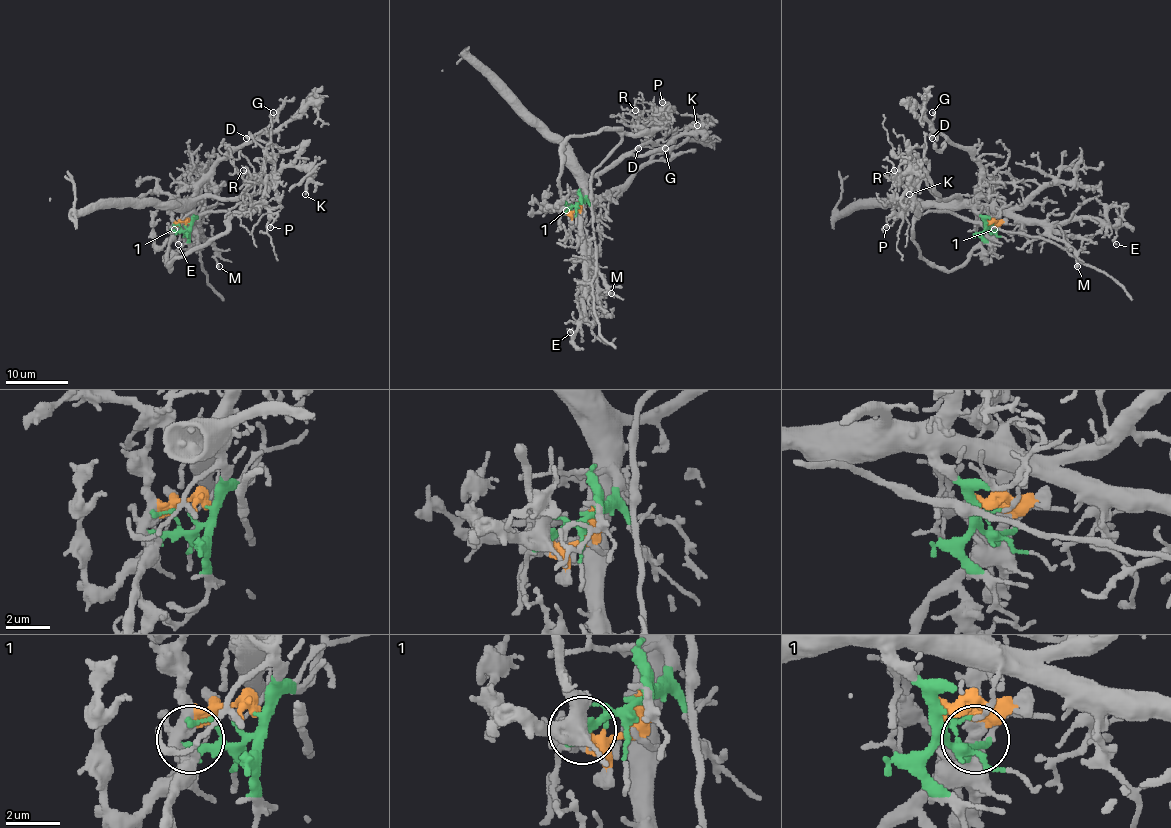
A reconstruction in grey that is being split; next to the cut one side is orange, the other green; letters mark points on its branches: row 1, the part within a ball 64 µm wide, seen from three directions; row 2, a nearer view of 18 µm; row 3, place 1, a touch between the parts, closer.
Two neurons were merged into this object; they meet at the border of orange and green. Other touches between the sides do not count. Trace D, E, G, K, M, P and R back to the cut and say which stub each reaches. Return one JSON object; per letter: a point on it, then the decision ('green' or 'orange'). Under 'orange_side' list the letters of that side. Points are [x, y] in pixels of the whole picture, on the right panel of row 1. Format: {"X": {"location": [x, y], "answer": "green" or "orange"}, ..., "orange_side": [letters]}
{"D": {"location": [932, 138], "answer": "green"}, "E": {"location": [1116, 244], "answer": "green"}, "G": {"location": [932, 112], "answer": "green"}, "K": {"location": [909, 194], "answer": "green"}, "M": {"location": [1077, 266], "answer": "green"}, "P": {"location": [886, 227], "answer": "orange"}, "R": {"location": [894, 170], "answer": "orange"}, "orange_side": ["P", "R"]}

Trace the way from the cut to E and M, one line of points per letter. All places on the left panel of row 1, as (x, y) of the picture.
E: (185, 226), (189, 226), (191, 209), (192, 223), (191, 218), (178, 231), (178, 245)
M: (185, 226), (189, 226), (191, 209), (189, 223), (216, 251), (214, 259), (219, 267)

